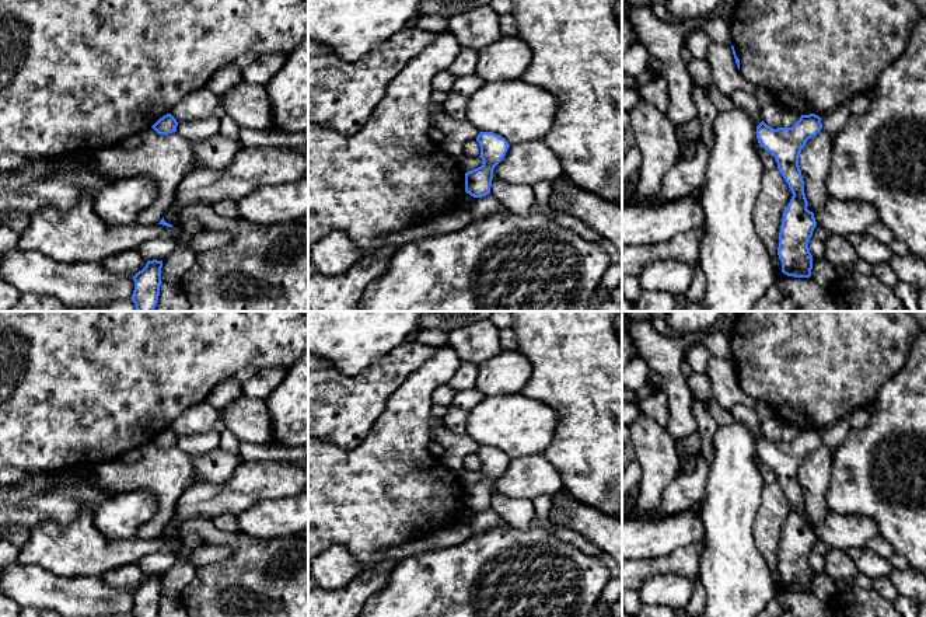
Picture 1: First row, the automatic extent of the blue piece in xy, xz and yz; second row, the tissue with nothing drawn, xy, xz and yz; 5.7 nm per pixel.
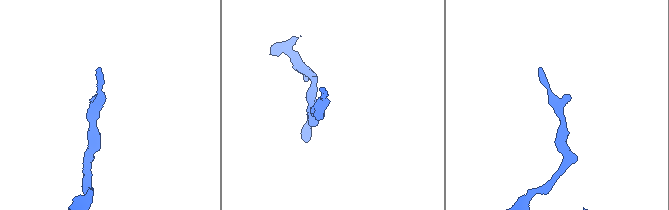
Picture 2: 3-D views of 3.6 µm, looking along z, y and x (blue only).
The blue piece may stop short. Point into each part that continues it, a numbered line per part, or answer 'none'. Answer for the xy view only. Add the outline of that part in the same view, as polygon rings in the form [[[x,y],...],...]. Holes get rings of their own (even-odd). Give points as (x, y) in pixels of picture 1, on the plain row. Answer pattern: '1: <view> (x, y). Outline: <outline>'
none

